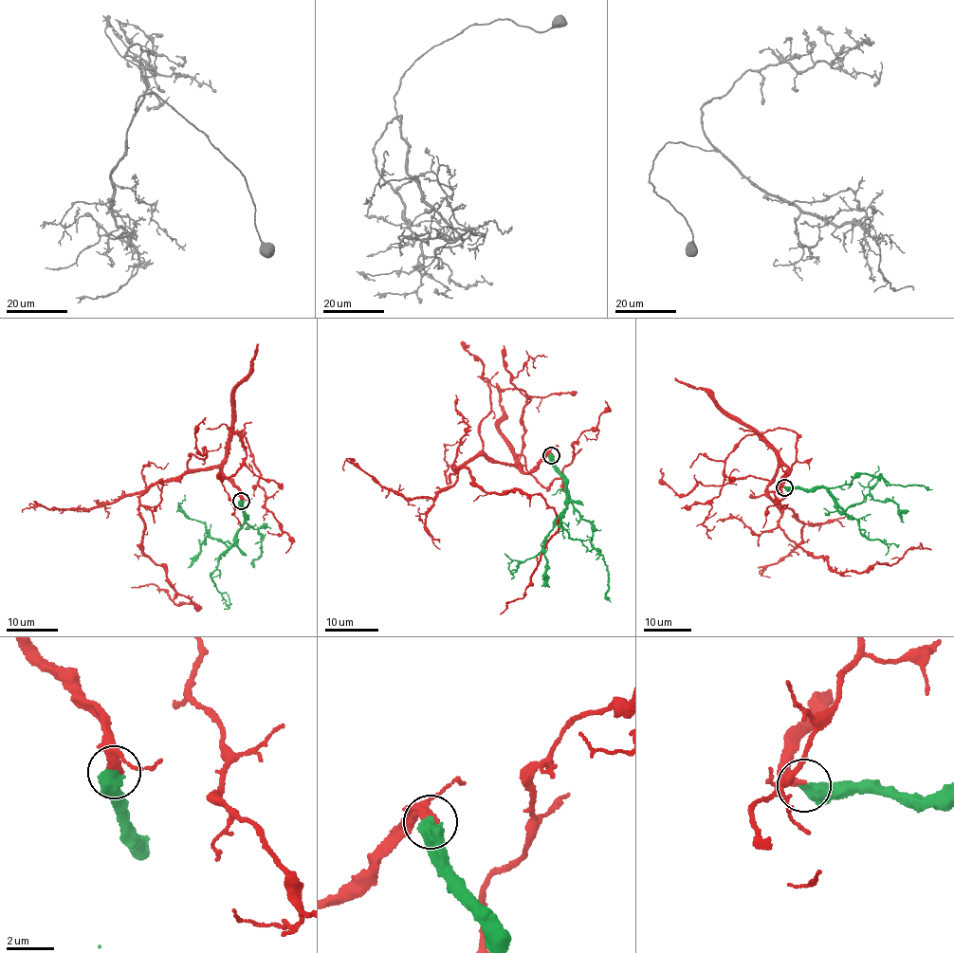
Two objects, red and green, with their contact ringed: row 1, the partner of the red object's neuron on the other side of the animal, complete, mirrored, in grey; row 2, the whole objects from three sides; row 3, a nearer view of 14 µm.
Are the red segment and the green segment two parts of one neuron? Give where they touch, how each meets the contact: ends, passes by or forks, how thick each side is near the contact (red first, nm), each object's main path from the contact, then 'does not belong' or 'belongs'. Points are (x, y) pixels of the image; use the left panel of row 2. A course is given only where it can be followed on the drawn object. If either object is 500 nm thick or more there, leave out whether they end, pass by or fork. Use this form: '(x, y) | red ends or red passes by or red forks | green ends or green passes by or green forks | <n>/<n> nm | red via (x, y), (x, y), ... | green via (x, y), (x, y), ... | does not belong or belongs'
(241, 501) | 240/600 nm | red via (241, 501), (216, 467), (155, 483), (138, 498), (140, 544), (196, 605), (175, 604), (155, 585), (132, 587) | green via (241, 502), (245, 521), (235, 541), (229, 546), (210, 537), (206, 524), (187, 517), (179, 504), (185, 494) | belongs

